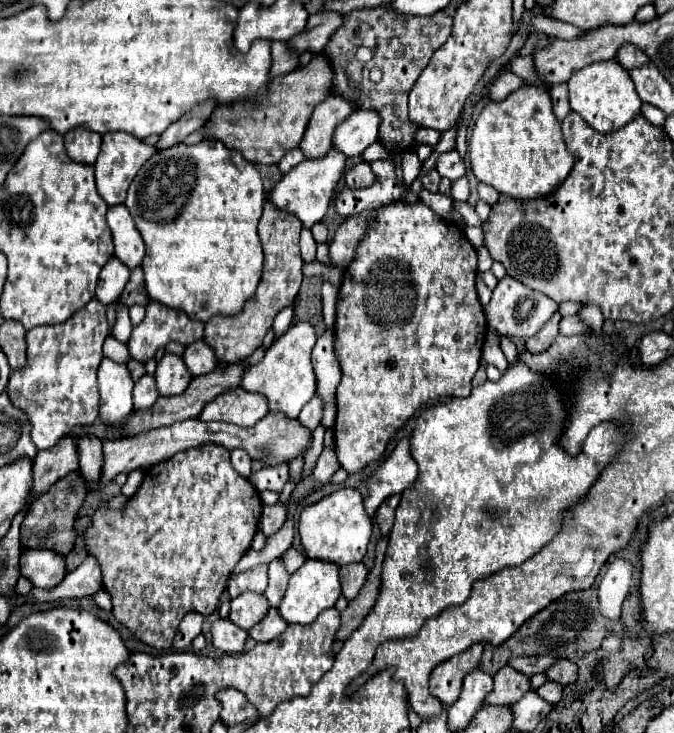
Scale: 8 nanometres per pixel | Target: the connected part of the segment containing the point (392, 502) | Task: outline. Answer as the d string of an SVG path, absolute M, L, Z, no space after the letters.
M392 495L388 497L376 511L374 519L376 519L376 525L380 529L382 535L388 535L390 529L392 529L392 523L394 523L394 511L398 507L398 501L400 501L400 495Z

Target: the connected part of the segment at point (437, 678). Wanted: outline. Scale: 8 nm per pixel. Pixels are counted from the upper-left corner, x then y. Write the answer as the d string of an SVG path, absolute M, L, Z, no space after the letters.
M476 643L468 651L458 653L434 667L430 675L430 693L438 697L444 707L450 707L458 699L458 693L462 689L462 677L470 669L478 667L482 649L482 643Z

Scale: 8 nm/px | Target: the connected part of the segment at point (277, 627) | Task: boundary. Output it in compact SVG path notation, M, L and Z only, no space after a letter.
M272 607L260 623L256 623L252 629L248 629L248 635L250 635L256 643L260 643L260 641L272 641L272 639L276 639L286 627L288 627L288 625L282 621L282 617L278 617L278 611Z

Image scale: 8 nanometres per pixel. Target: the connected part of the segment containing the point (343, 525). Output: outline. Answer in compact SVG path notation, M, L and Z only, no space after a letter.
M338 489L332 495L320 499L314 505L308 505L300 513L298 533L304 545L304 551L310 559L332 561L336 565L358 563L364 559L368 541L372 535L372 519L364 511L362 495L356 489Z

